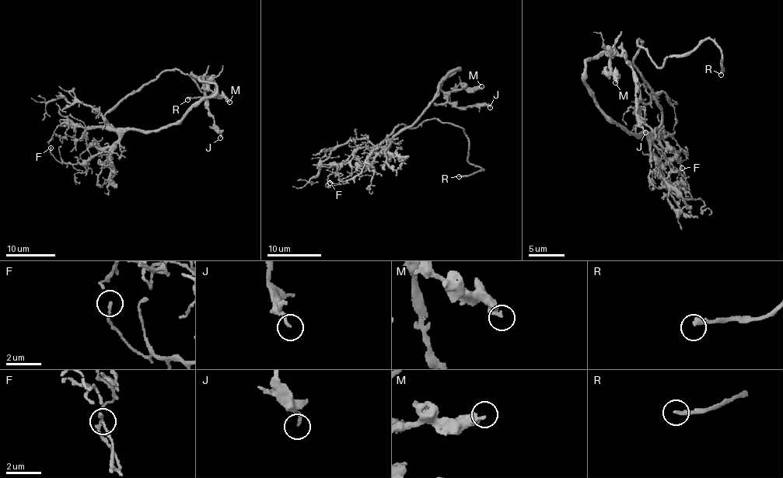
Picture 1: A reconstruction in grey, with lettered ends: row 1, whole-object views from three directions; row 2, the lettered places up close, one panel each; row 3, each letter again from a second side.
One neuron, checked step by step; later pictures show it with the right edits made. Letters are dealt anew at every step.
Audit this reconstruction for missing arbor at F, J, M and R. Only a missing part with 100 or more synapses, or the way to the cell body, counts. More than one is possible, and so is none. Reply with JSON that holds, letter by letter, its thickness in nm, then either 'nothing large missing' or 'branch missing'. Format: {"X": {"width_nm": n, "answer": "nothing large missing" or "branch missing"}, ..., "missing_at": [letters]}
{"F": {"width_nm": 150, "answer": "nothing large missing"}, "J": {"width_nm": 160, "answer": "nothing large missing"}, "M": {"width_nm": 260, "answer": "nothing large missing"}, "R": {"width_nm": 240, "answer": "branch missing"}, "missing_at": ["R"]}

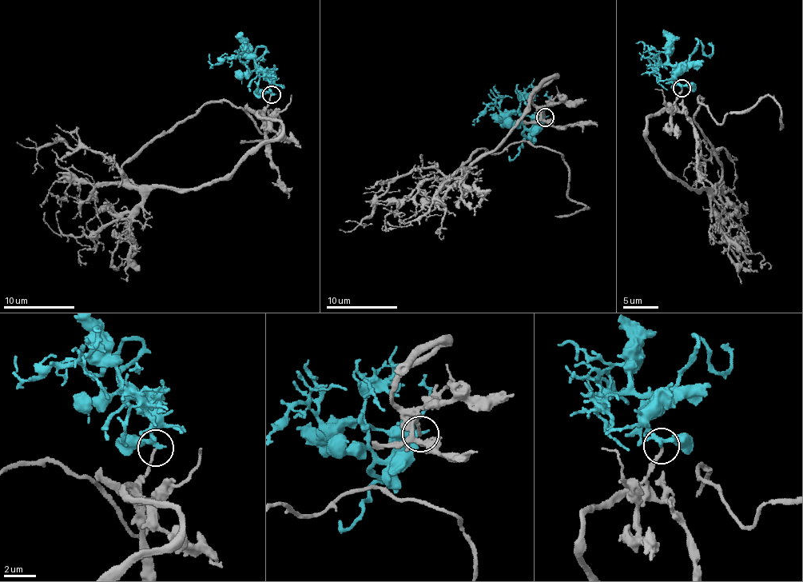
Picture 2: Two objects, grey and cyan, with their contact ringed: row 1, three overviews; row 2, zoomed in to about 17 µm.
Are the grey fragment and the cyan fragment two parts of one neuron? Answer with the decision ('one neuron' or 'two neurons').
two neurons

